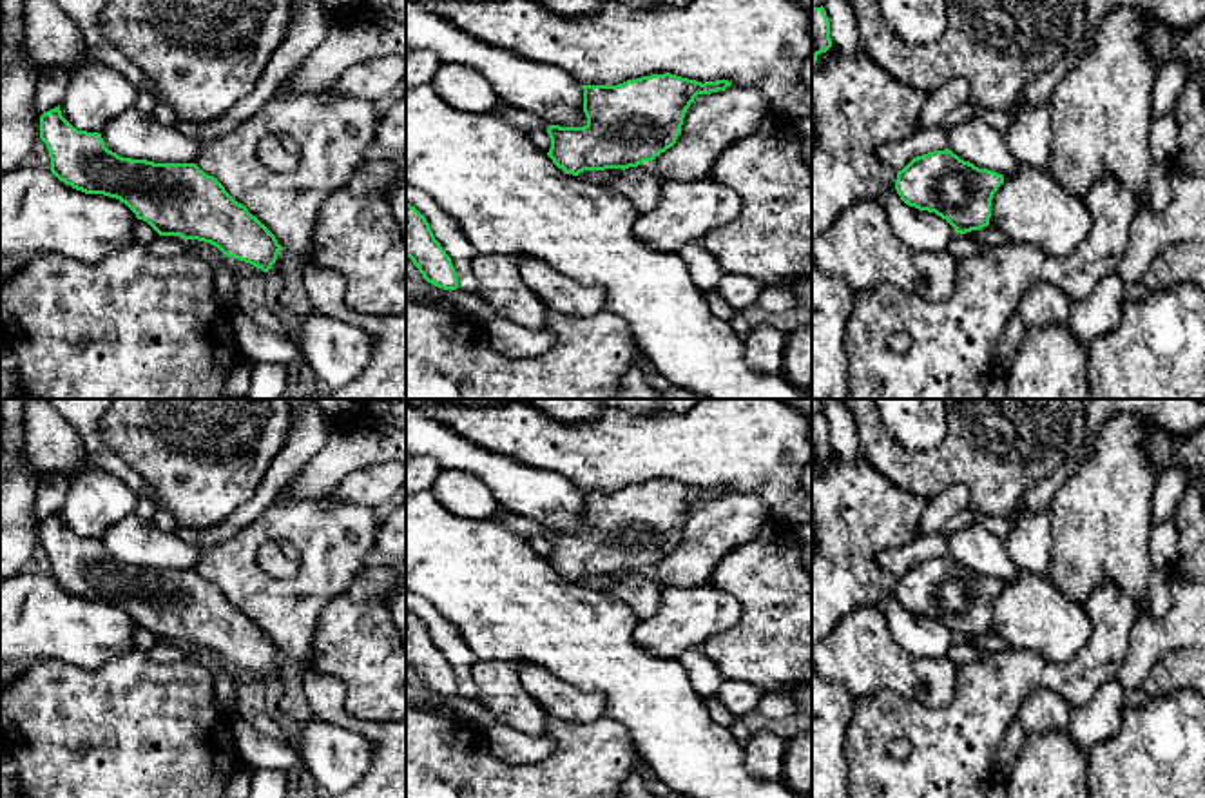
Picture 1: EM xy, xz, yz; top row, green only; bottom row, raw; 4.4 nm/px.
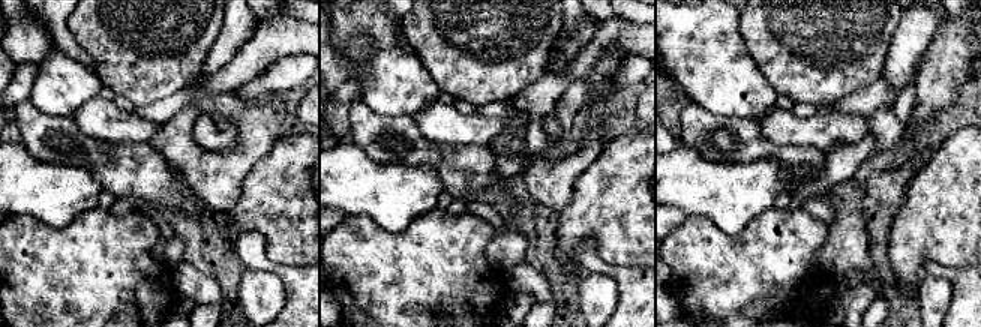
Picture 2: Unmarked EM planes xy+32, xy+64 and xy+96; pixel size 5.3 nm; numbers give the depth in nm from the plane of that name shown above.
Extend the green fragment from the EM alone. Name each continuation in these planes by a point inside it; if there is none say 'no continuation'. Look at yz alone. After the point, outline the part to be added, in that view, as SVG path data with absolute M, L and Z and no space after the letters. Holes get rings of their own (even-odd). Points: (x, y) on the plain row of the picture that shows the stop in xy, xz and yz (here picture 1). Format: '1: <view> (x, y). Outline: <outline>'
no continuation

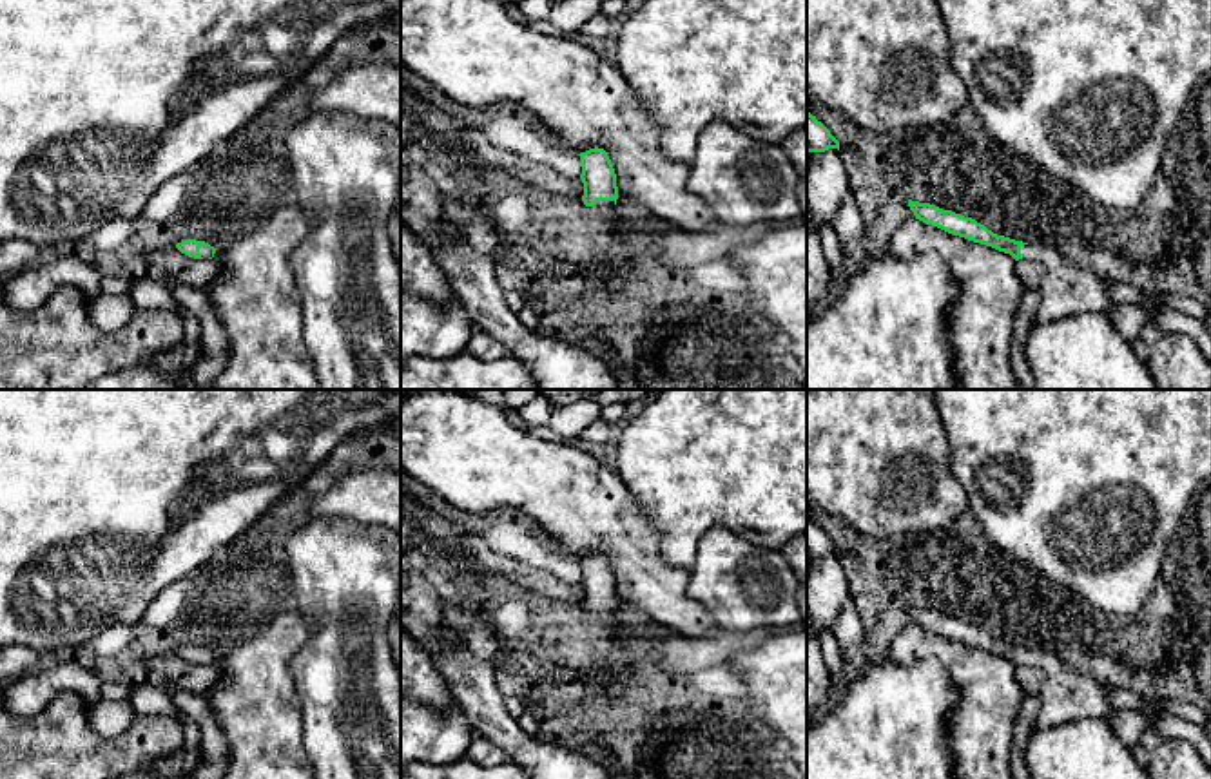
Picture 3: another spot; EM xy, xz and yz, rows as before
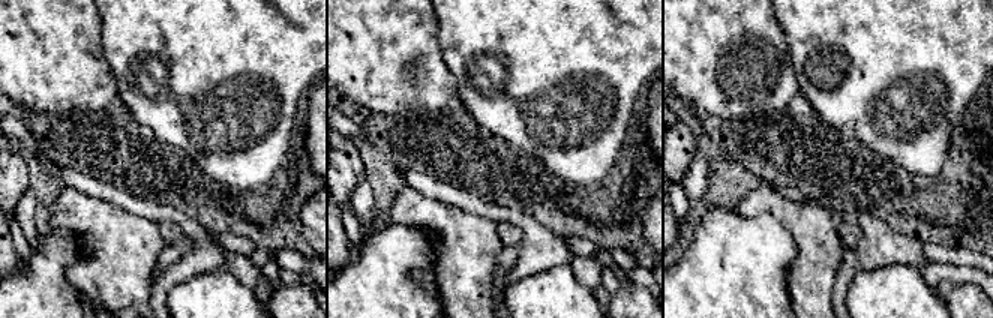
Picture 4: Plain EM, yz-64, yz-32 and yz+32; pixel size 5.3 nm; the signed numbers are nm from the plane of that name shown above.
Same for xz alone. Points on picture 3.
1: xz (604, 615). Outline: M596 607L593 612L600 621L613 623L615 621L615 607Z

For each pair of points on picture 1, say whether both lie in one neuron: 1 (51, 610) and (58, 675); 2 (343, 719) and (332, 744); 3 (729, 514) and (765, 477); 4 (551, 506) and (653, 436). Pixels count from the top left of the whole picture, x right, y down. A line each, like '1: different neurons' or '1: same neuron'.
1: different neurons
2: different neurons
3: different neurons
4: different neurons

